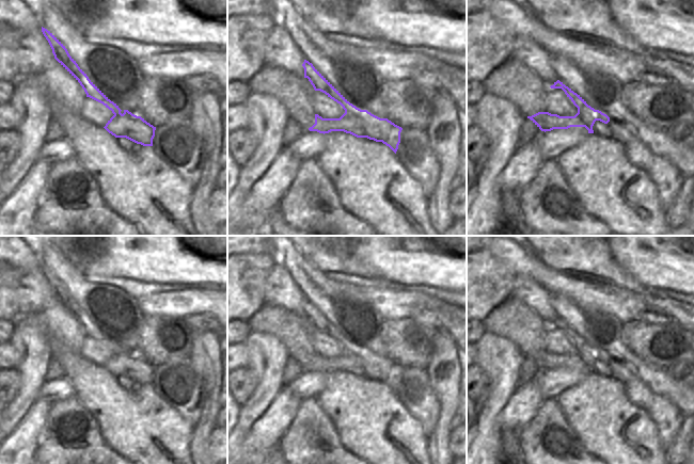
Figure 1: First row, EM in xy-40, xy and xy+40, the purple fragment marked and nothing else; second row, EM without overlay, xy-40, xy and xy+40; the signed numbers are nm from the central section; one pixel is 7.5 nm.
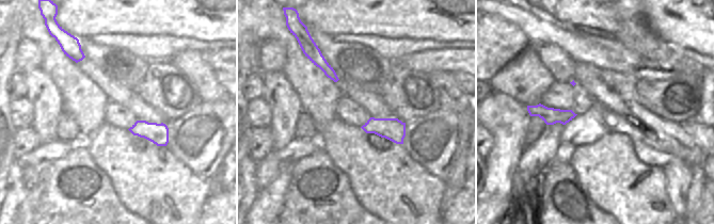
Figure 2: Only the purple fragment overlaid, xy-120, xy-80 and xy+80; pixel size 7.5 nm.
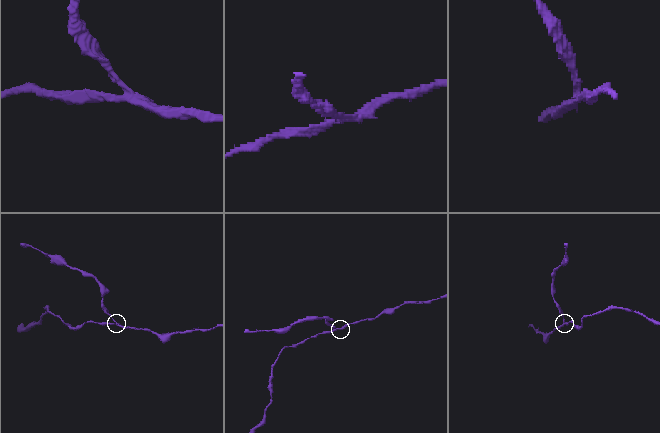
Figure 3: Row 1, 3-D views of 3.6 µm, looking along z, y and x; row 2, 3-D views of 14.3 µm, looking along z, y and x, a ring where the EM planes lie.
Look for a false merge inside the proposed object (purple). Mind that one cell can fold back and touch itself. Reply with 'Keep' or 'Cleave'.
Cleave

